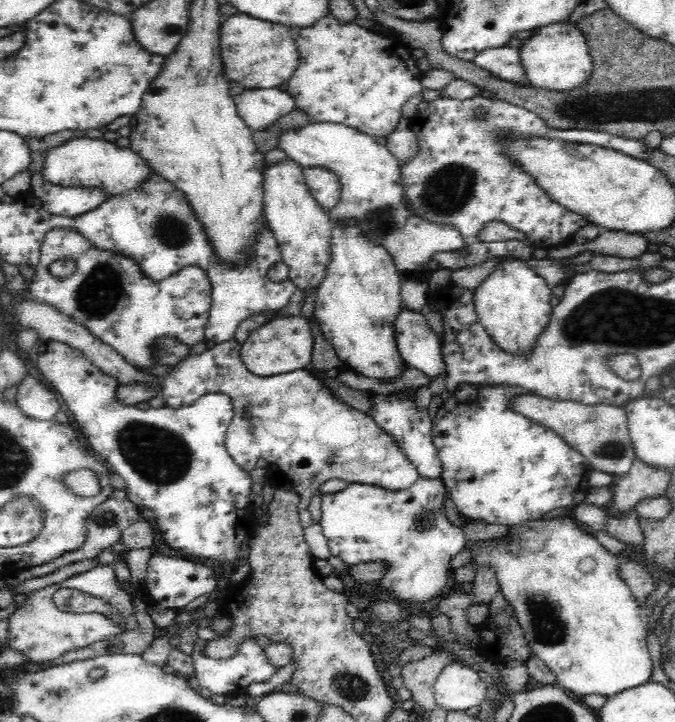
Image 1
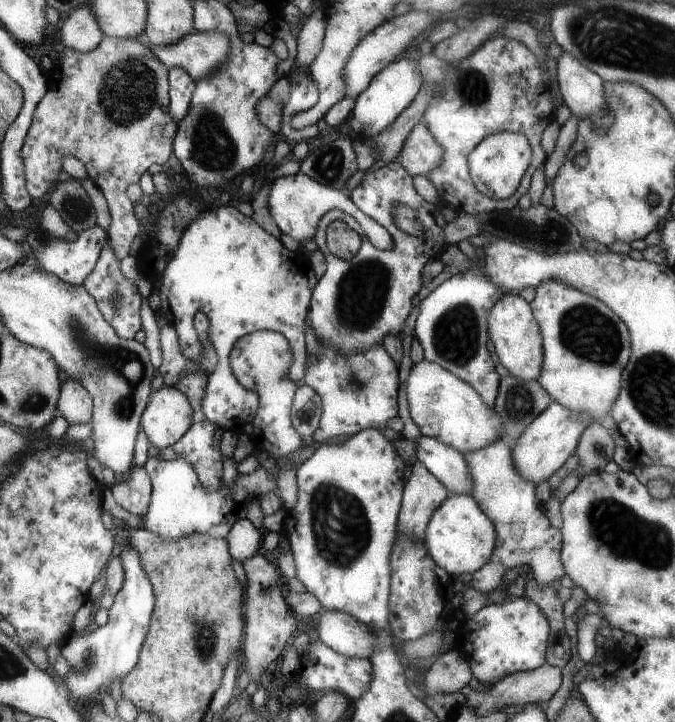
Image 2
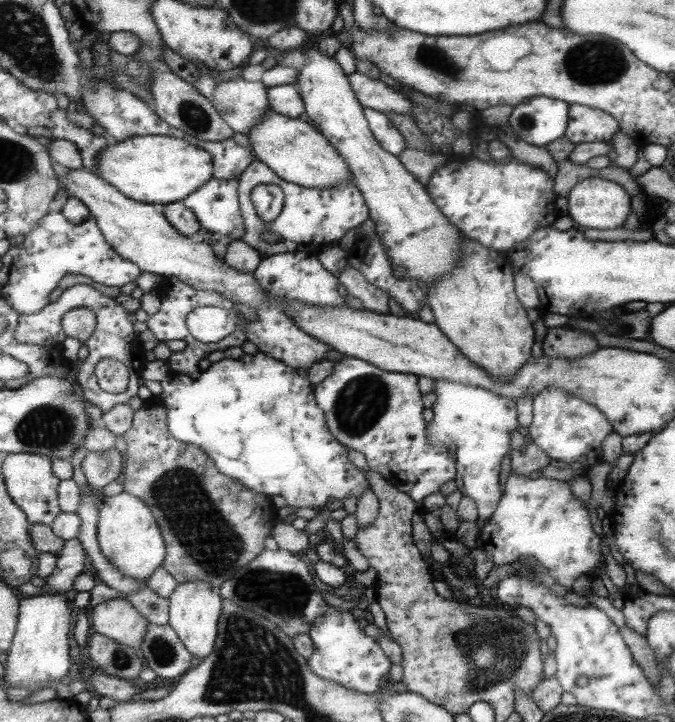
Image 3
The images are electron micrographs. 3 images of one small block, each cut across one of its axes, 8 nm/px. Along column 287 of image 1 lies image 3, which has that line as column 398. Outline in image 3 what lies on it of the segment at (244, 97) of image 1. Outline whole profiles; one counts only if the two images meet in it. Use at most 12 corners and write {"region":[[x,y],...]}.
{"region":[[355,72],[349,76],[363,108],[405,114],[415,104],[401,92]]}

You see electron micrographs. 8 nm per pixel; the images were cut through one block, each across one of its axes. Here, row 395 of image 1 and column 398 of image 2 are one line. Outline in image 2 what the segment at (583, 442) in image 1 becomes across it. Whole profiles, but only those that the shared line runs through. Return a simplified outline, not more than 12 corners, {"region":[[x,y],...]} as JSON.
{"region":[[421,462],[403,488],[399,534],[425,538],[447,486]]}

